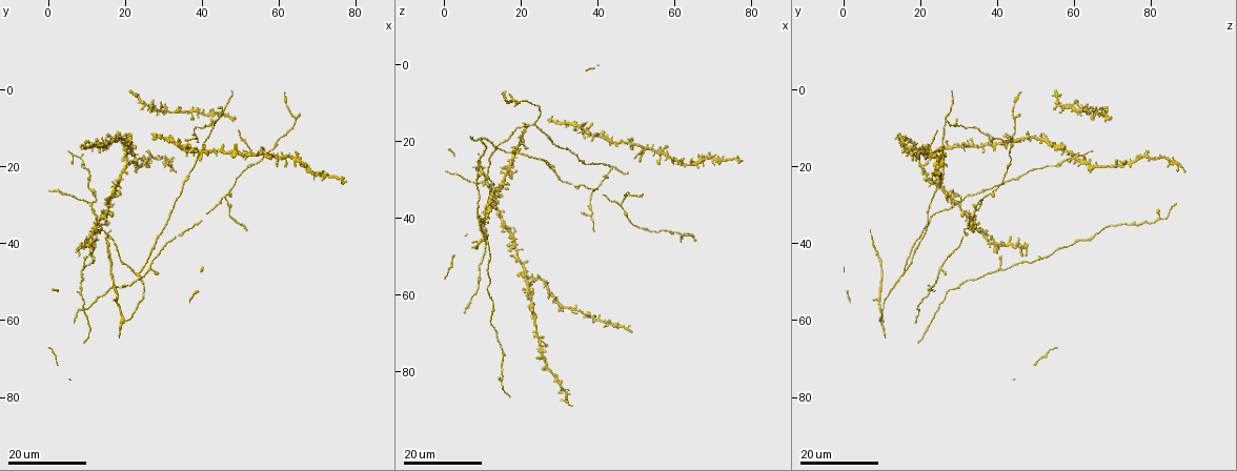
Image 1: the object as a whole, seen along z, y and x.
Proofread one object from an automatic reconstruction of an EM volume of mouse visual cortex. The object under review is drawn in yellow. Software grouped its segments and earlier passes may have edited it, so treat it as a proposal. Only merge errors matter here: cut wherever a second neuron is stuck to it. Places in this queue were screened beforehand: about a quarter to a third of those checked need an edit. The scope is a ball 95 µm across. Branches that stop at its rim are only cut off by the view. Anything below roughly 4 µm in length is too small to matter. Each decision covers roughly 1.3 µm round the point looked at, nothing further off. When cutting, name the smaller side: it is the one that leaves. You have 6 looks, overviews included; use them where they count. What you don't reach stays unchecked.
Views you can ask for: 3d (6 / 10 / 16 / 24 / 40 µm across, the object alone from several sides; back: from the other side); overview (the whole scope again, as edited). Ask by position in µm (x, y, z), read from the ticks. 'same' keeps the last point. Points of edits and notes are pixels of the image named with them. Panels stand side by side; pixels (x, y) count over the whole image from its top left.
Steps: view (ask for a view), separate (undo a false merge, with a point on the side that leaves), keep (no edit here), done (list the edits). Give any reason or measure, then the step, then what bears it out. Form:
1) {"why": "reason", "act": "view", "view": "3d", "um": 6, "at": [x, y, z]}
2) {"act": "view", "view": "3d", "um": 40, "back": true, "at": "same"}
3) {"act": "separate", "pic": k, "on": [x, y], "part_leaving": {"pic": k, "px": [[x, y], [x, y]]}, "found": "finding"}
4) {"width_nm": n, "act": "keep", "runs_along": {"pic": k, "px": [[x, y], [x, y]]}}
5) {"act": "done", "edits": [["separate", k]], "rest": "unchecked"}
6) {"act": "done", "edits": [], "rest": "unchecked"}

{"why": "sudden change in width", "act": "view", "view": "3d", "um": 16, "at": [27.5, 40.0, 19.0]}

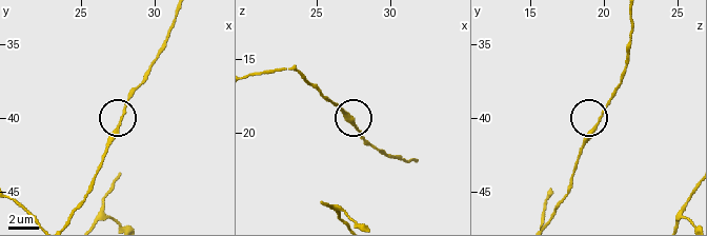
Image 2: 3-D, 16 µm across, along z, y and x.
{"why": "zoom in", "act": "view", "view": "3d", "um": 6, "at": [27.6, 40.6, 19.6]}

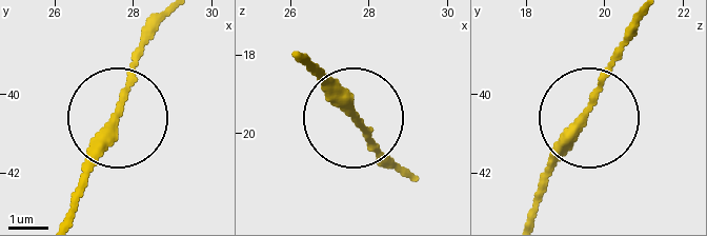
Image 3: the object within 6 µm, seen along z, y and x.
{"act": "keep", "found": "all the same neuron"}

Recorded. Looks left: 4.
{"why": "three arms meet", "act": "view", "view": "3d", "um": 24, "at": [9.0, 46.5, 41.0]}

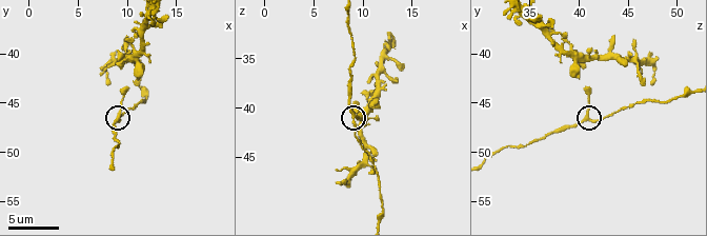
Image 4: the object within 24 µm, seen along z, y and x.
{"act": "view", "view": "3d", "um": 6, "at": [8.8, 46.8, 41.0]}

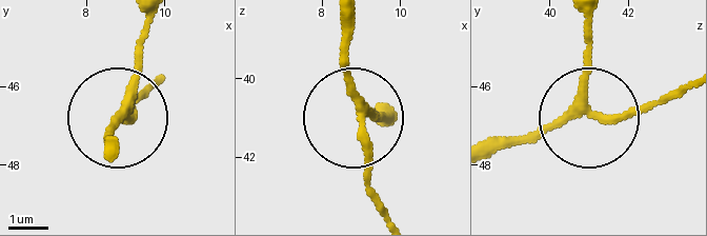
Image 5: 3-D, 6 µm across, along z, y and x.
{"side_arm_um": 59, "act": "keep", "runs_along": {"pic": 5, "px": [[582, 19], [582, 99], [592, 116], [680, 99]]}, "found": "continuous, no second neuron"}

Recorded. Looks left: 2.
{"why": "a fork", "act": "view", "view": "3d", "um": 24, "at": [11.0, 29.5, 29.0]}

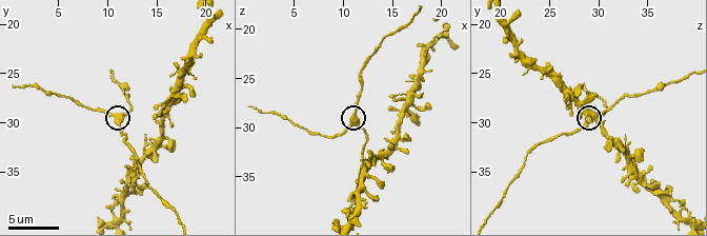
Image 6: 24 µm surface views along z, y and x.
{"act": "view", "view": "3d", "um": 10, "at": [11.0, 29.4, 29.4]}

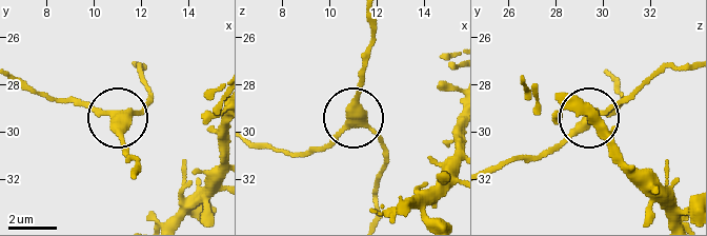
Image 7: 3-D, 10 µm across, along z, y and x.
{"width_nm": 360, "act": "keep", "found": "one neuron here"}

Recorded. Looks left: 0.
{"act": "done", "edits": [], "rest": "unchecked"}

